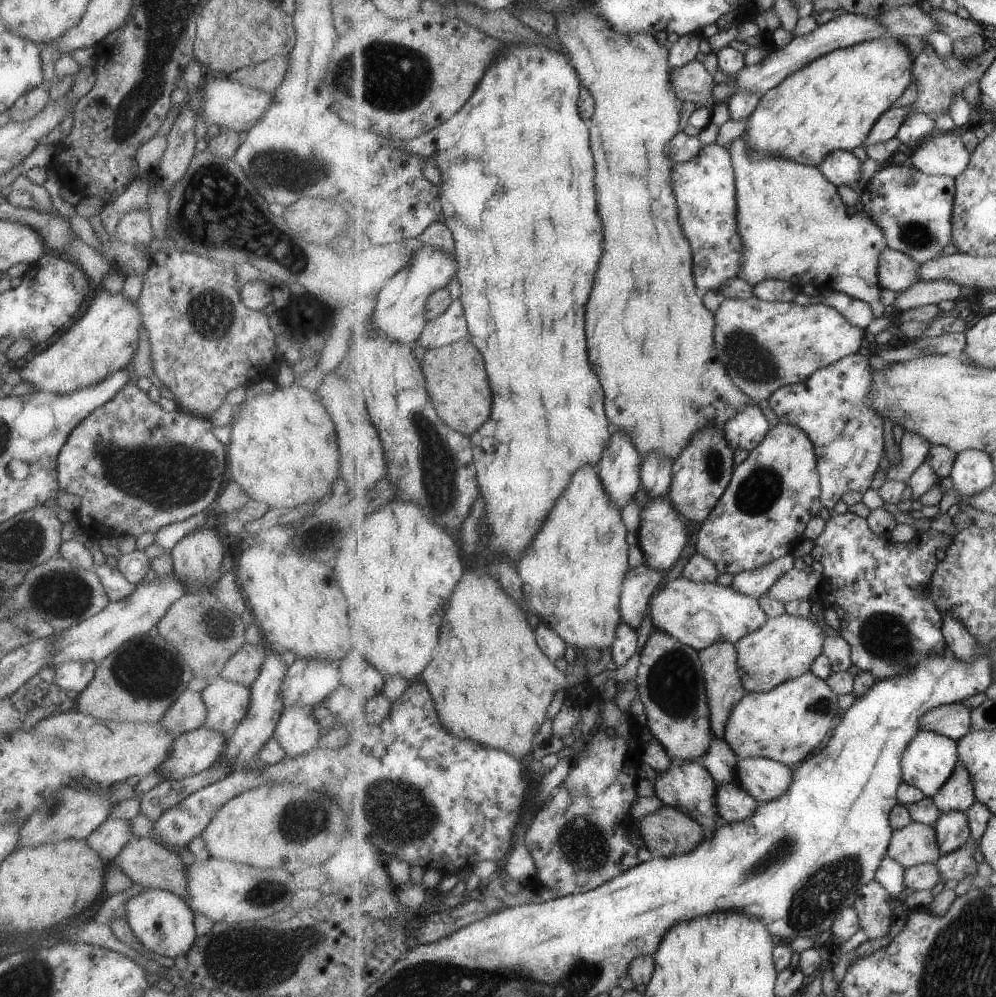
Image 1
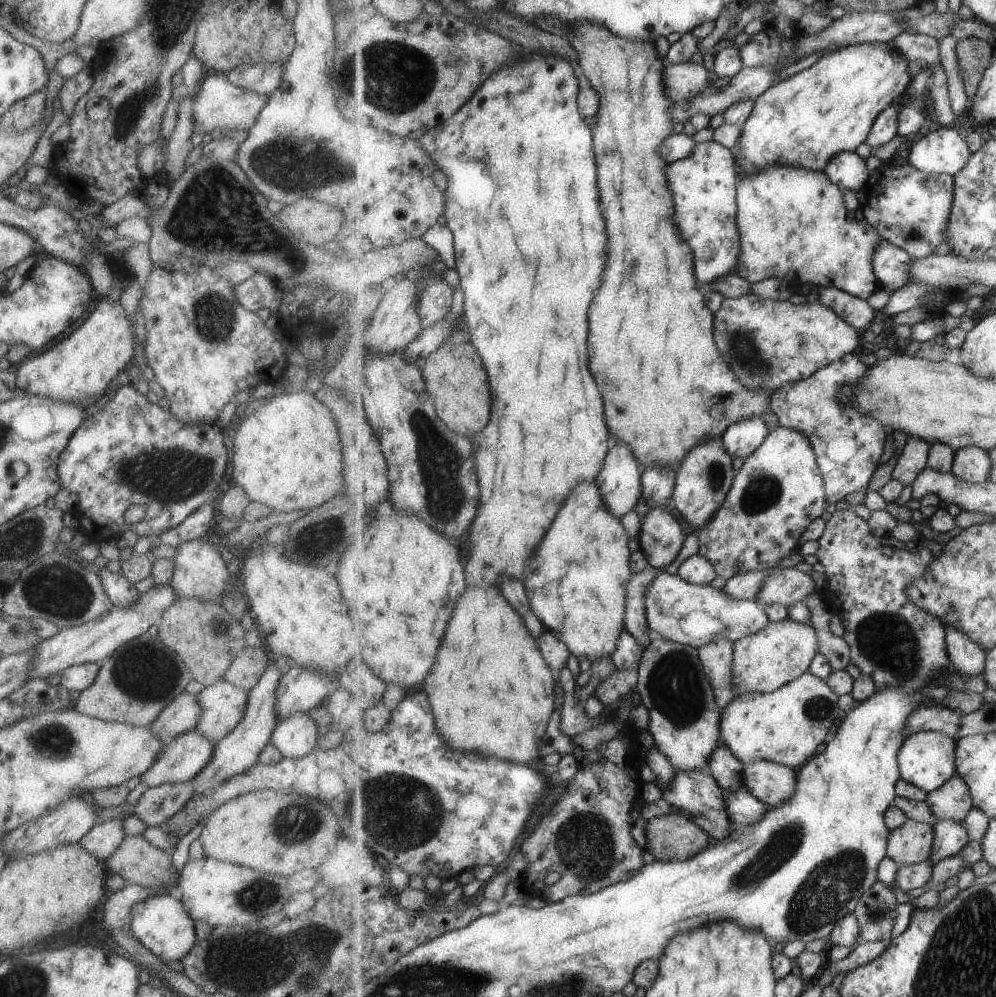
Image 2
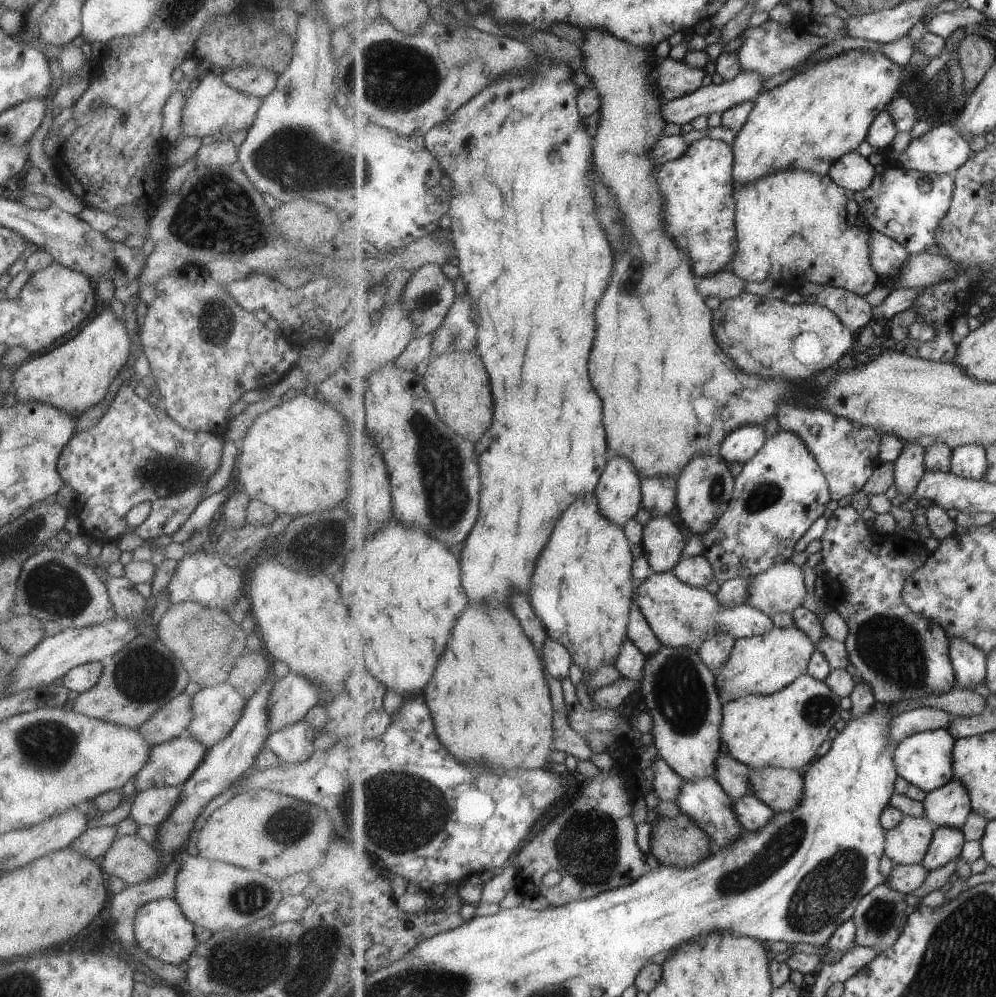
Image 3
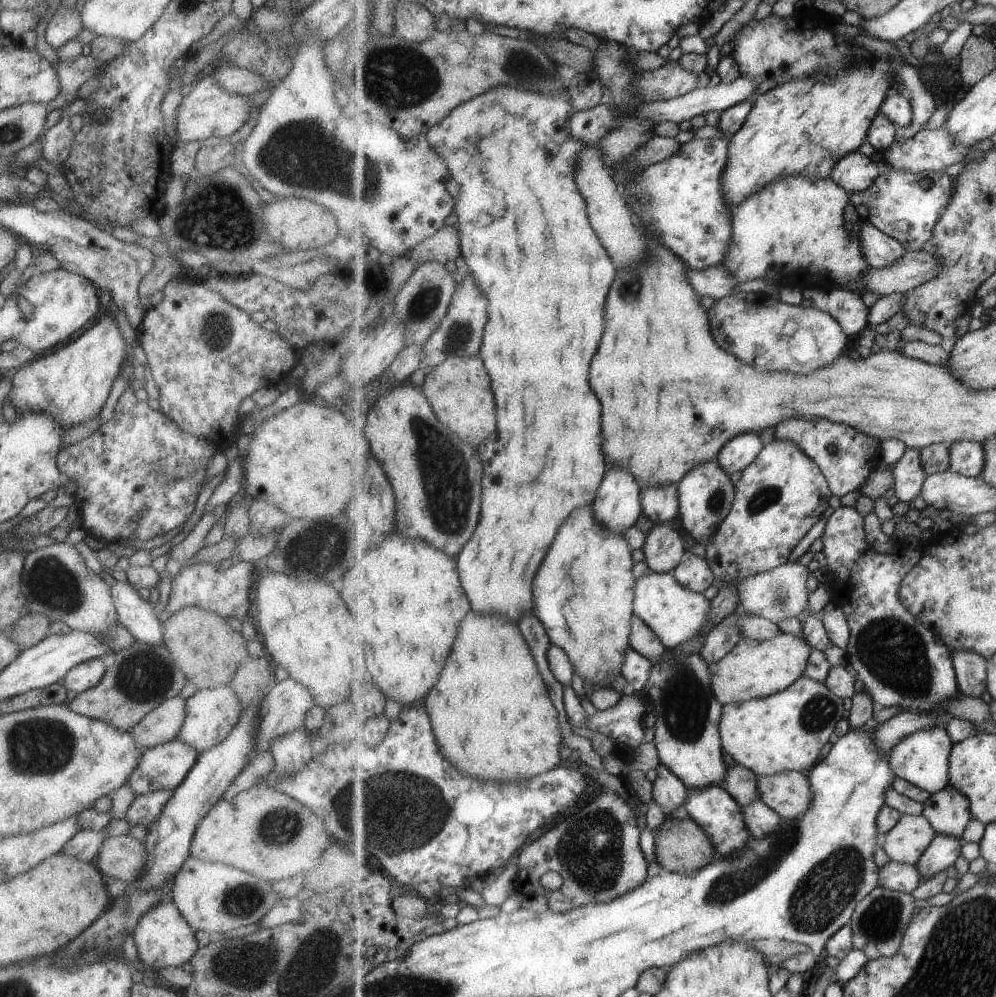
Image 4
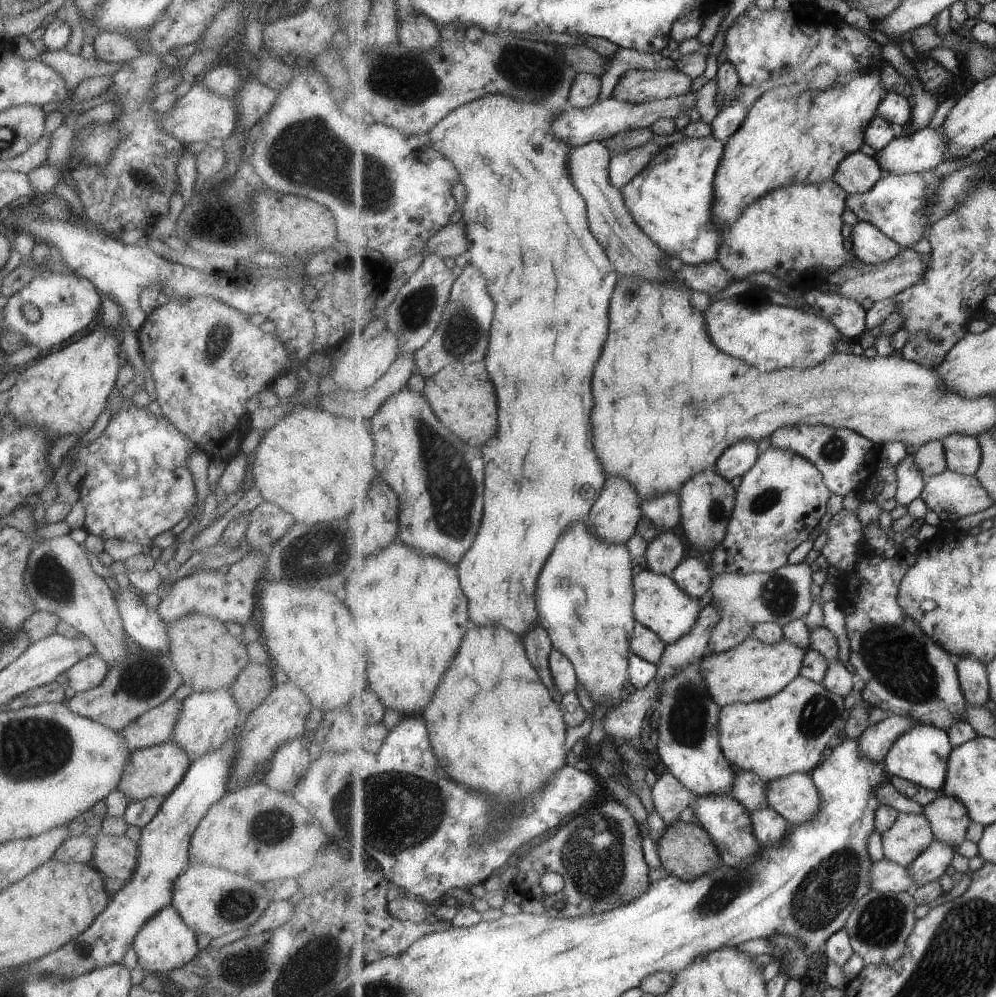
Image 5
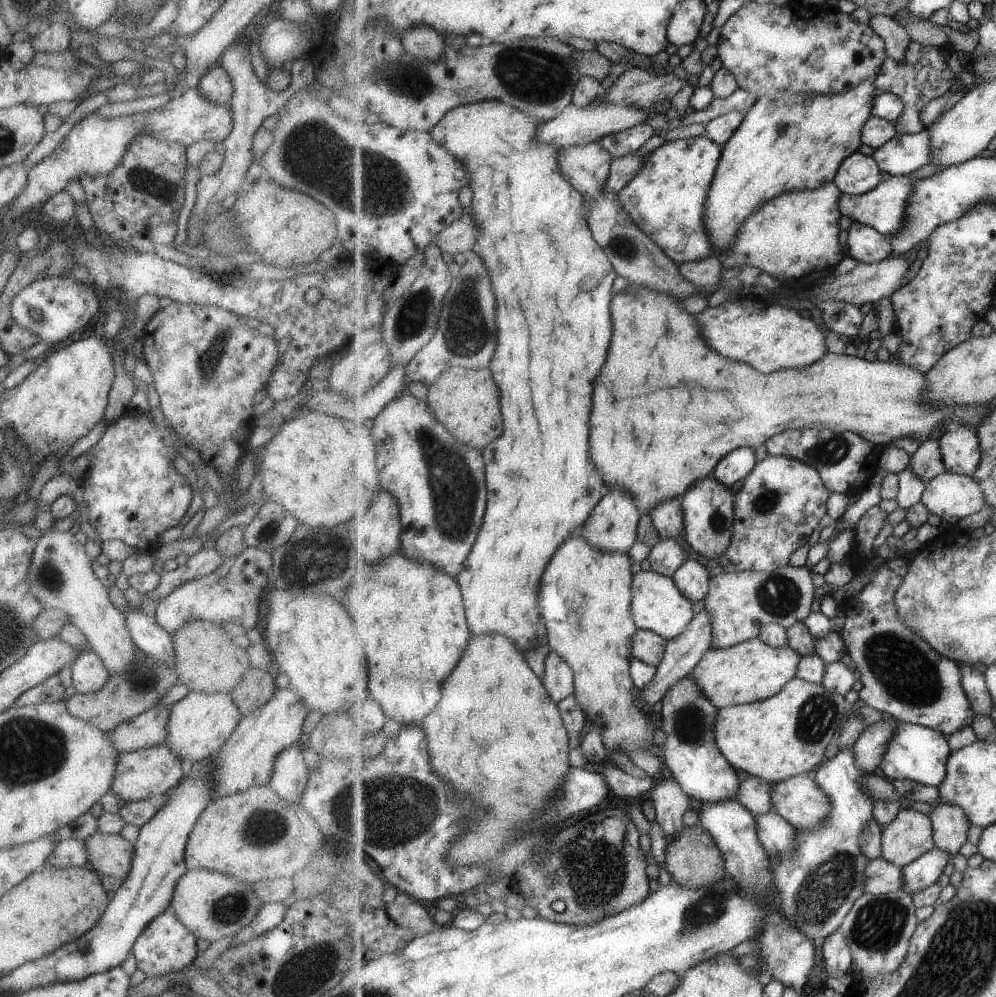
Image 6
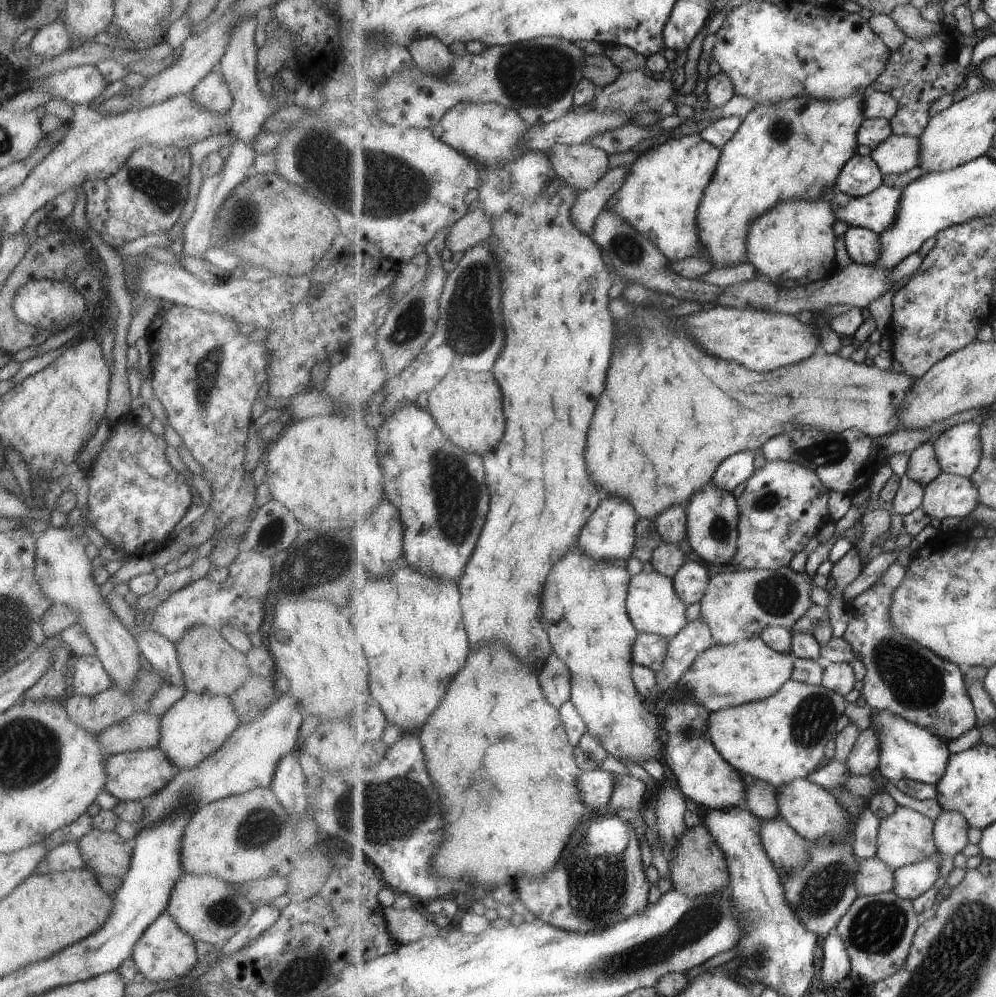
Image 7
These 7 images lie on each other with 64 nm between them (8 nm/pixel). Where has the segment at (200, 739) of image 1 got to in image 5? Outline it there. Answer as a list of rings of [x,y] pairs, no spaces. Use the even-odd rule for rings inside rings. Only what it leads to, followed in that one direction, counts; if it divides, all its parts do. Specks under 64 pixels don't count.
[[[171,741],[133,750],[121,770],[121,778],[115,789],[122,792],[125,798],[131,801],[143,800],[148,796],[167,796],[178,782],[181,782],[190,761],[191,758]]]

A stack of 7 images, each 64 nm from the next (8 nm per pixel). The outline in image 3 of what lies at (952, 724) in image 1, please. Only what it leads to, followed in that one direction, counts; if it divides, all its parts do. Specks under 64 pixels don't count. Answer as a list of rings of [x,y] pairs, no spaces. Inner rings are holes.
[[[921,707],[905,711],[900,715],[893,716],[891,740],[899,744],[917,732],[941,728],[947,730],[955,718],[954,714],[933,707]]]

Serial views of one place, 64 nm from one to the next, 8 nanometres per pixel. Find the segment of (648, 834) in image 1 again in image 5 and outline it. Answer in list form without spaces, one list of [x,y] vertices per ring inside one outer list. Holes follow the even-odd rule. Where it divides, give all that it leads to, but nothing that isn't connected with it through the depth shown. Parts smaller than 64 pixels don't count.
[[[679,820],[679,822],[665,826],[665,828],[657,849],[659,850],[660,862],[669,874],[677,876],[685,882],[695,882],[703,874],[713,874],[713,870],[721,868],[723,860],[720,851],[712,835],[698,821],[688,823]]]

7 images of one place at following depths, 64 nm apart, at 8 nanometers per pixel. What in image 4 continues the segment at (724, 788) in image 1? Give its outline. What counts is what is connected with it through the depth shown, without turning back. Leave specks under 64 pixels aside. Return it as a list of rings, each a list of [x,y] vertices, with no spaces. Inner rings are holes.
[[[761,799],[743,807],[745,822],[753,838],[763,840],[781,828],[782,816]]]

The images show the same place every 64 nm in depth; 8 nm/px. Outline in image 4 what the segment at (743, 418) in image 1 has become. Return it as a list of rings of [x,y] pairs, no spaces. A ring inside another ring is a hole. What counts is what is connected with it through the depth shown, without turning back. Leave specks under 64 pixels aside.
[[[739,434],[718,454],[718,461],[727,474],[742,473],[757,460],[763,449],[759,434]]]

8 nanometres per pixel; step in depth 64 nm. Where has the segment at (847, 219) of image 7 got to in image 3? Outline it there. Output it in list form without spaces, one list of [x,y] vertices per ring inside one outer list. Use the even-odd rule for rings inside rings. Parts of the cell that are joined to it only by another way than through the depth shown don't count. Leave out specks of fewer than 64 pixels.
[[[885,163],[873,182],[853,195],[871,230],[877,230],[897,240],[910,254],[921,254],[936,244],[941,221],[947,216],[952,205],[955,186],[956,178],[949,173],[929,174],[909,170],[901,165],[891,167]]]

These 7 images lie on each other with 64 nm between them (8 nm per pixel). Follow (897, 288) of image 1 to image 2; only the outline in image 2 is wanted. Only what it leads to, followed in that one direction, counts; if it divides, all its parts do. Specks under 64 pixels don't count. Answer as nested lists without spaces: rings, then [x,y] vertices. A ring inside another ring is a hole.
[[[884,242],[875,254],[875,273],[885,290],[895,292],[911,281],[914,259],[900,247]]]

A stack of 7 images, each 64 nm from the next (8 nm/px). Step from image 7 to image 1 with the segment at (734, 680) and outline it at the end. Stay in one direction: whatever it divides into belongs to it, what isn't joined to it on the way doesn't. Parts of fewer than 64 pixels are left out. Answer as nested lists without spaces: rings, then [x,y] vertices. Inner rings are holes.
[[[785,612],[777,617],[769,617],[768,622],[755,633],[745,636],[736,643],[738,664],[742,672],[742,682],[749,692],[767,693],[780,686],[783,682],[798,678],[812,671],[817,658],[824,654],[826,634],[821,624],[811,617],[797,617]]]

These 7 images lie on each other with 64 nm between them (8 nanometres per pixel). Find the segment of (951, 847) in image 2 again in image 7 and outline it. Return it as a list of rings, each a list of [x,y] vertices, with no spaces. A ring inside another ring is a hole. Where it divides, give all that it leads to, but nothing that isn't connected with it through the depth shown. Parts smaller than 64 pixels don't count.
[[[940,852],[921,862],[914,862],[914,864],[896,869],[893,892],[901,898],[911,900],[931,890],[941,876],[941,864],[945,857],[945,854]]]

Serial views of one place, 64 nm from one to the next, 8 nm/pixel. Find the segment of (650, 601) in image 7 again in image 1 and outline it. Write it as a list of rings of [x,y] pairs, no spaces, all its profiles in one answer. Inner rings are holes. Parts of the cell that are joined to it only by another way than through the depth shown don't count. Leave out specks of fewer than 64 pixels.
[[[682,575],[656,591],[650,602],[653,628],[662,629],[699,652],[718,641],[740,642],[768,622],[768,615],[757,599],[739,593],[731,585],[719,586],[688,580]]]

